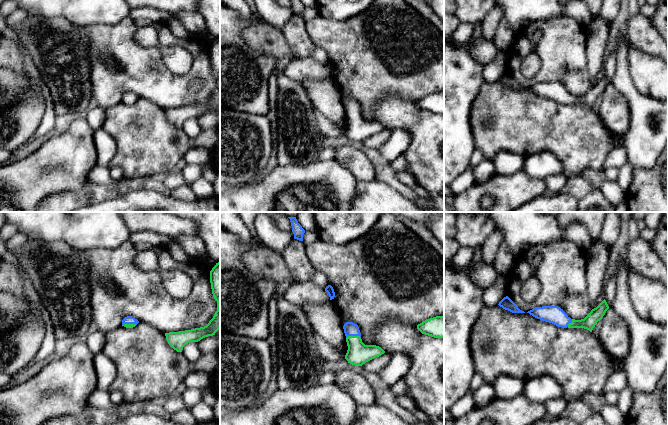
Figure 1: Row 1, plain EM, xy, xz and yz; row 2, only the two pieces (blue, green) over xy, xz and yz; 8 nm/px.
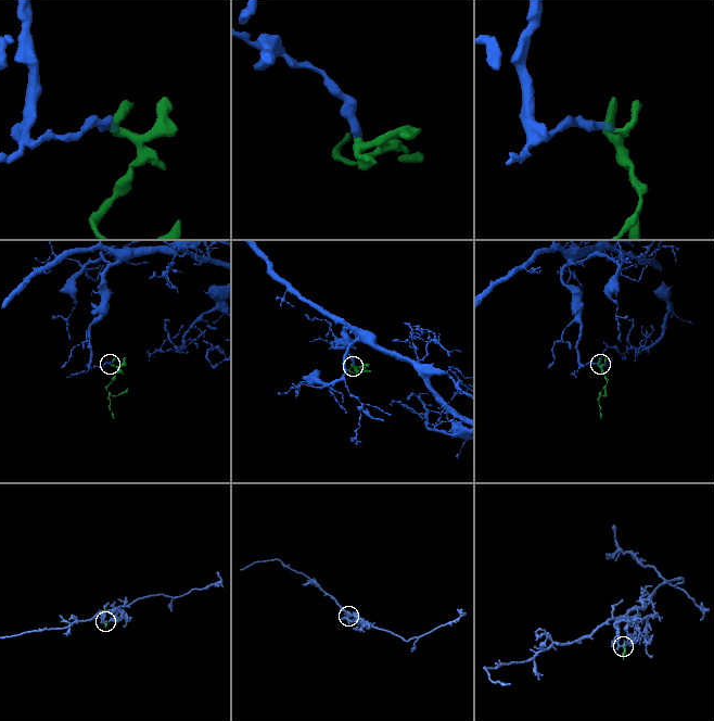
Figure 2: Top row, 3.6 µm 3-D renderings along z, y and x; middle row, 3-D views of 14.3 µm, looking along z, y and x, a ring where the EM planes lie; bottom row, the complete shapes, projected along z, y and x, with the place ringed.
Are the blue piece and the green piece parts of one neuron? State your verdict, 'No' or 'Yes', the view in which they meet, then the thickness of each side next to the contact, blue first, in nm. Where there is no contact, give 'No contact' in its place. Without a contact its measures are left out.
Yes. Touches blue in xz. Thickness 110 nm (blue) against 180 nm

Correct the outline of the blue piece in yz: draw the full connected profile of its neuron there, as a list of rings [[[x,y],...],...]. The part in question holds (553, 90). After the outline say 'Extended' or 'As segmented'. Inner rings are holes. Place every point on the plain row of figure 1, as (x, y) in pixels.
[[[604,75],[596,84],[581,96],[571,95],[560,83],[558,82],[542,82],[535,83],[528,87],[533,93],[552,99],[562,104],[584,104],[592,108],[593,104],[605,91],[609,82]]]. Extended

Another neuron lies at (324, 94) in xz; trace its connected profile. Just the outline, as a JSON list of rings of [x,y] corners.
[[[330,76],[326,79],[302,83],[313,106],[335,125],[342,125],[346,120],[346,112],[339,88]]]

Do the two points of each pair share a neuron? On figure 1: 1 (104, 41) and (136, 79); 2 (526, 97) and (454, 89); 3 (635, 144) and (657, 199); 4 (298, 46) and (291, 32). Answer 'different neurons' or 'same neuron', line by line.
1: same neuron
2: different neurons
3: different neurons
4: same neuron

